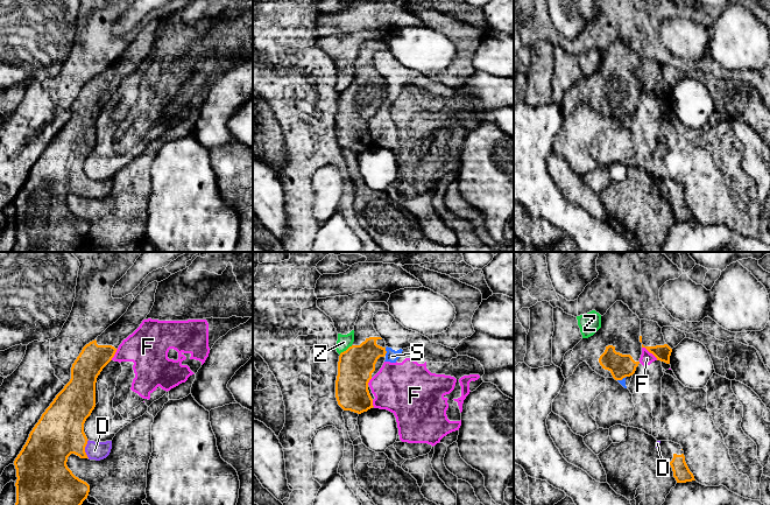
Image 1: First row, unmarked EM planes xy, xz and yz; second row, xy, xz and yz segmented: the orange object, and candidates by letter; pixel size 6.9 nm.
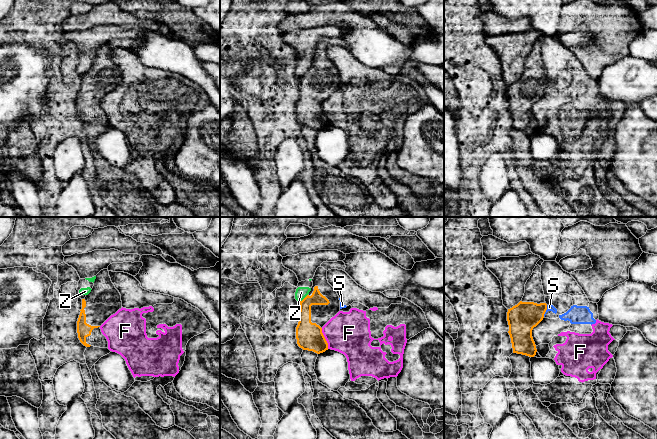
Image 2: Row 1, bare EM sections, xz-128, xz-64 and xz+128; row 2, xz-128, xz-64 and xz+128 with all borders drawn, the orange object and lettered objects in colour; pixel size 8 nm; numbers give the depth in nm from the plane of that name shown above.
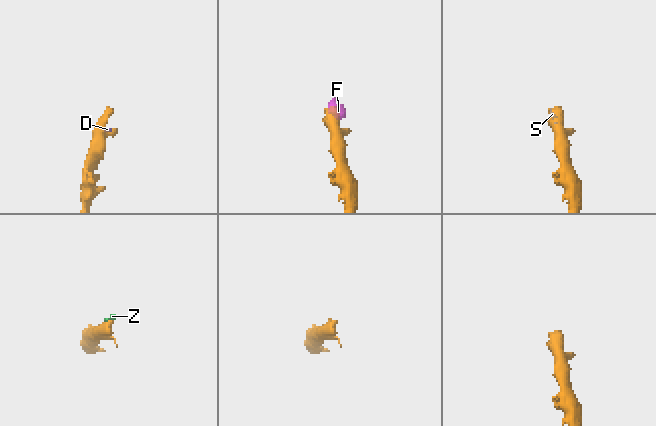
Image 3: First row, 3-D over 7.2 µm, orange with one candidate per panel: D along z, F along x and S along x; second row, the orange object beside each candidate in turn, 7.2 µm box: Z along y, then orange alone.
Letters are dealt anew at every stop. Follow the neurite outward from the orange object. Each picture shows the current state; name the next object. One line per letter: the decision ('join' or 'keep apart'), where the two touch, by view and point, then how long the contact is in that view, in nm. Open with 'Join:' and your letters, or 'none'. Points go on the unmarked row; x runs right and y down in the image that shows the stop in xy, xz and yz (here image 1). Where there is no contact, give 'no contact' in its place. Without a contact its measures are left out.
Join: D
D: join; contact xy (84, 188); length 130 nm
F: keep apart; contact yz (650, 91); length 140 nm
S: keep apart; contact xz (386, 90); length 60 nm
Z: keep apart; contact xz (346, 89); length 110 nm

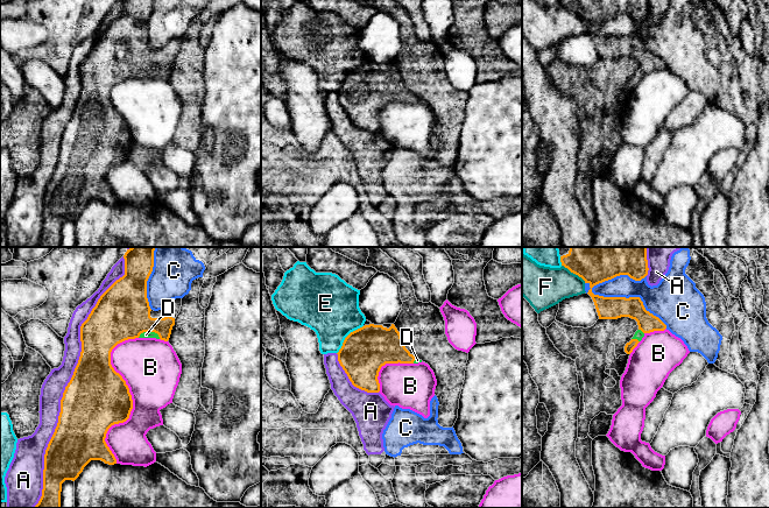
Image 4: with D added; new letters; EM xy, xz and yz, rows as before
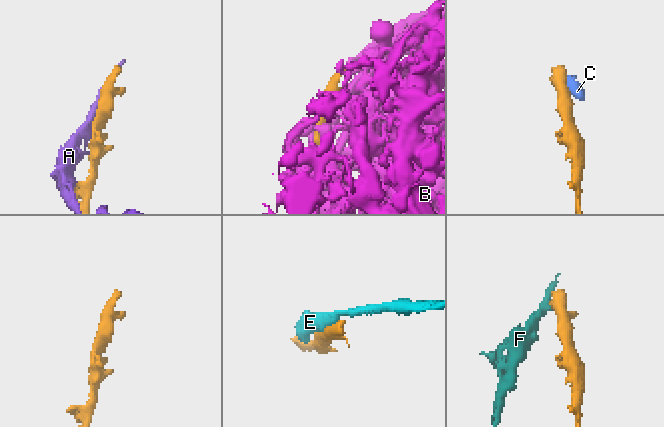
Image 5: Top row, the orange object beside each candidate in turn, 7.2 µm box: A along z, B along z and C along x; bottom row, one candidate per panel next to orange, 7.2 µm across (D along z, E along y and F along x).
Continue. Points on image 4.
Join: D
A: keep apart; contact xy (68, 122); length 1800 nm
B: keep apart; contact xy (131, 136); length 900 nm
C: keep apart; contact yz (627, 37); length 650 nm
D: join; contact xy (149, 70); length 160 nm
E: keep apart; contact xz (346, 76); length 260 nm
F: keep apart; contact yz (573, 12); length 200 nm

